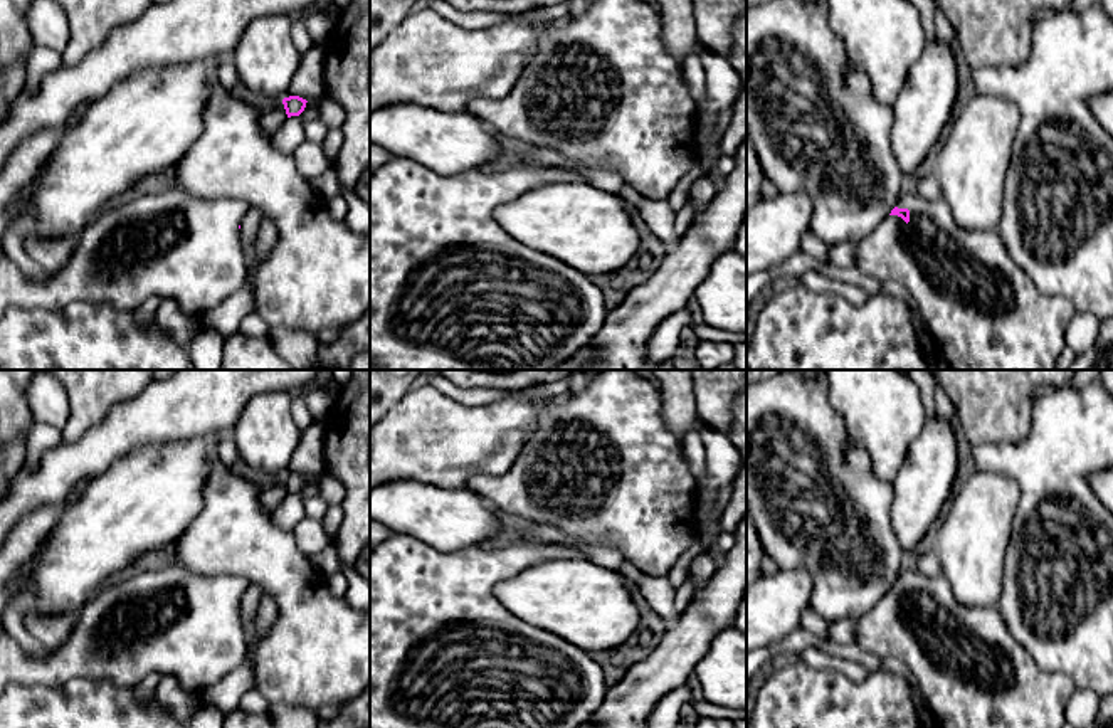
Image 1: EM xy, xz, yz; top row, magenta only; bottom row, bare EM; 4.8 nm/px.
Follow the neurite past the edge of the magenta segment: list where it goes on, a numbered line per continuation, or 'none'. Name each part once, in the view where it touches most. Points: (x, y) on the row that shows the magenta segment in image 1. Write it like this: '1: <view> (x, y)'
1: yz (982, 310)

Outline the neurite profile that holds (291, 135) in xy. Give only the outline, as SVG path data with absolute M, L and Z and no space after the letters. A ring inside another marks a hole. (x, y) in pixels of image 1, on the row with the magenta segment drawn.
M301 116L287 118L274 135L274 146L286 155L293 155L304 141L304 121Z

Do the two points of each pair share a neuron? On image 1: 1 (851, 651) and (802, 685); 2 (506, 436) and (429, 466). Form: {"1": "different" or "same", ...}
{"1": "different", "2": "same"}

